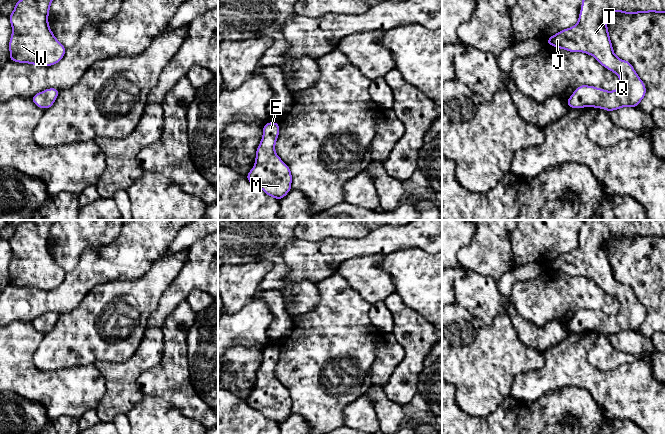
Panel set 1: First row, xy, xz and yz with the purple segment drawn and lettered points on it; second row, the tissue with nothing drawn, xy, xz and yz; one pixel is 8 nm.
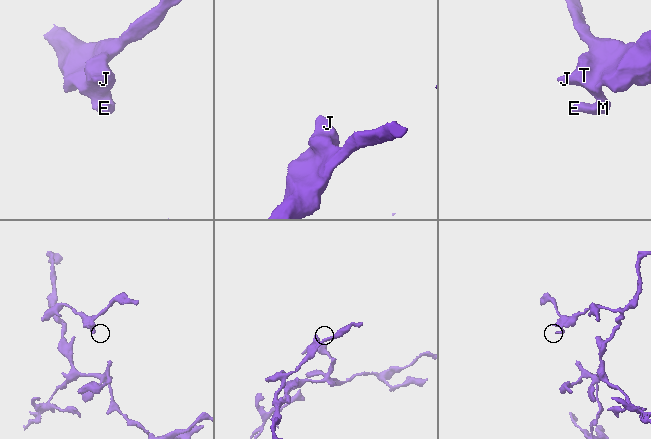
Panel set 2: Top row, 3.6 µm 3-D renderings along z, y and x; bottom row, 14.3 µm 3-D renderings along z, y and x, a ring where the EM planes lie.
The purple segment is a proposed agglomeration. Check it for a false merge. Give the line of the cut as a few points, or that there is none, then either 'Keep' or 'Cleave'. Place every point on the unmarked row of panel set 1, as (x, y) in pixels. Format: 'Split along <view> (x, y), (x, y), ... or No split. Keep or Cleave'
No split. Keep

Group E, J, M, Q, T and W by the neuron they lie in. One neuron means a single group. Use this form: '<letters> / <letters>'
E J M Q T W

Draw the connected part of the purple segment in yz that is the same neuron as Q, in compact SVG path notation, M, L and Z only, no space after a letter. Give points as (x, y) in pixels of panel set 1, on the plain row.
M583 220L578 247L551 260L546 268L592 279L618 299L620 310L615 315L606 315L581 309L566 325L571 332L595 331L613 335L627 330L638 331L645 320L645 308L631 287L614 278L606 248L612 236L665 237L665 220Z

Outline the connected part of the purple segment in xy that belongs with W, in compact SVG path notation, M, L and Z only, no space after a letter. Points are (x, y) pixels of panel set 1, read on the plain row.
M26 220L15 227L15 233L9 239L12 249L10 285L51 290L64 281L66 272L55 262L48 248L50 228L55 221L57 220Z

